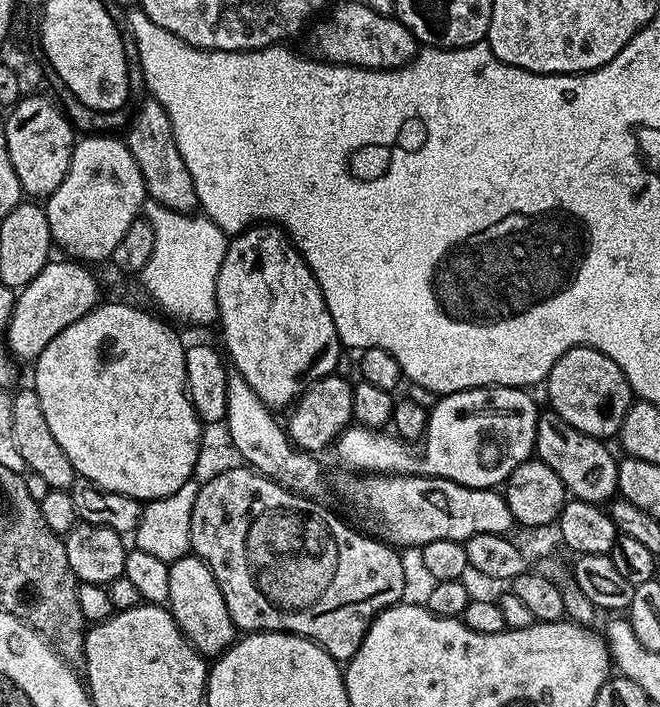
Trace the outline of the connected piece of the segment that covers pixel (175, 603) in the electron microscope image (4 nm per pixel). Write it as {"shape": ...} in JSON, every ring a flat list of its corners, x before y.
{"shape":[[189,554,169,565,167,607,193,645,208,658,220,655,236,638,236,627,230,618,224,595,204,560]]}

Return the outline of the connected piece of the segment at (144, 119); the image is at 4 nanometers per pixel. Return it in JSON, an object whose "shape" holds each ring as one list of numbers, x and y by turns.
{"shape":[[155,98,148,101,136,112,132,125,128,128,126,143,130,154,134,154,134,162,142,170,142,178,147,195,163,208,172,212,192,214,197,211,198,201,194,182,190,178,190,170,186,170,186,162,176,145,176,135,172,129,172,119,164,105]]}

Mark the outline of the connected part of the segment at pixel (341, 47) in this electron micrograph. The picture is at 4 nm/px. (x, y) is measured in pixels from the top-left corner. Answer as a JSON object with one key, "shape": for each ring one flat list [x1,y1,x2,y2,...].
{"shape":[[367,3,340,4,316,29,313,27,312,44,316,47,315,55,321,61,333,64,346,64,350,68,378,68,381,72,391,72,394,68,404,68,415,58,418,51,416,35,399,19,376,13]]}

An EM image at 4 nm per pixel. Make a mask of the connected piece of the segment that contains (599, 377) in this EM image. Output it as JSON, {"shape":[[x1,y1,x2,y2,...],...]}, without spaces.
{"shape":[[572,348,566,354,562,354,562,358,558,358,558,362,554,362,550,370,546,381,547,388,548,400,552,403,549,404,551,411,559,414,570,426,574,426,574,430,597,438,615,437,626,418,629,406,634,403,633,390,622,370,613,360,606,358,606,354,593,348]]}

